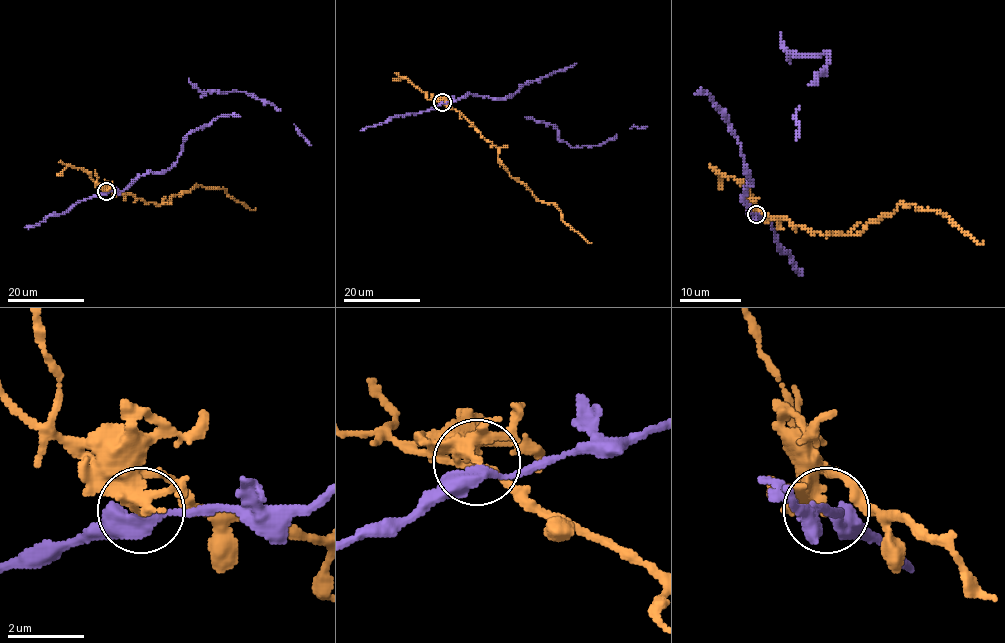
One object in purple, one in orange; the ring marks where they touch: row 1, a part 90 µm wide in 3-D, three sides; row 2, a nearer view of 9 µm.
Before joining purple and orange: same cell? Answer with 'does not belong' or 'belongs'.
does not belong

